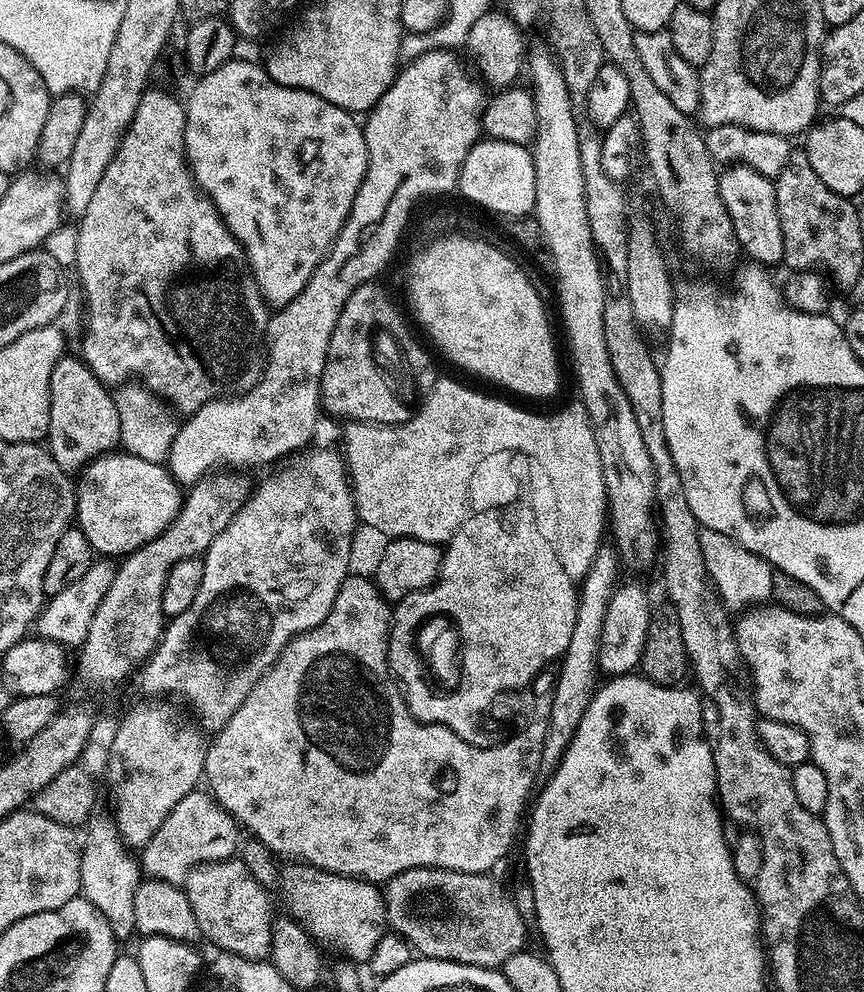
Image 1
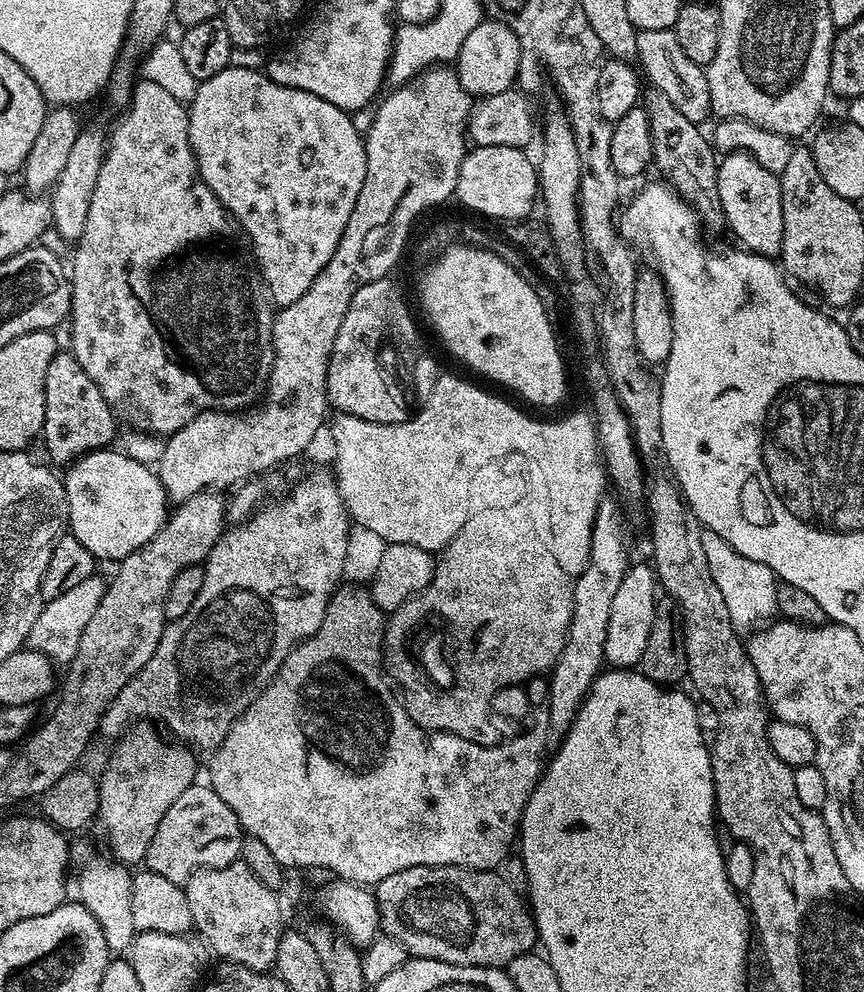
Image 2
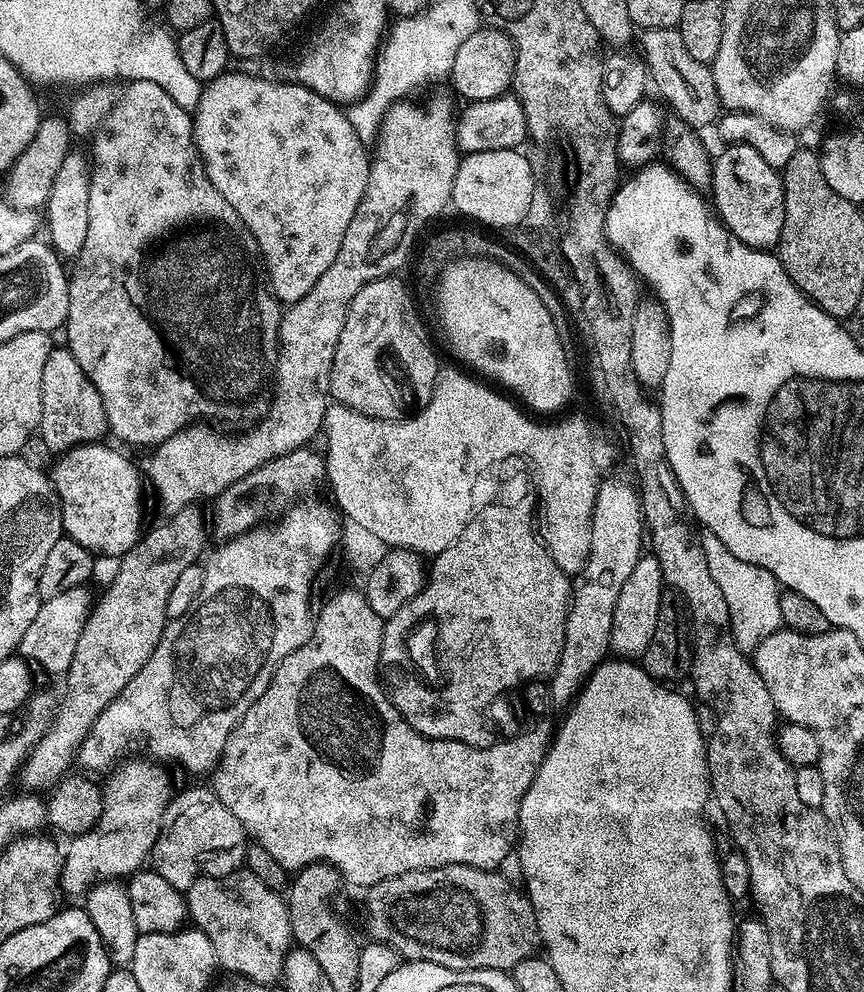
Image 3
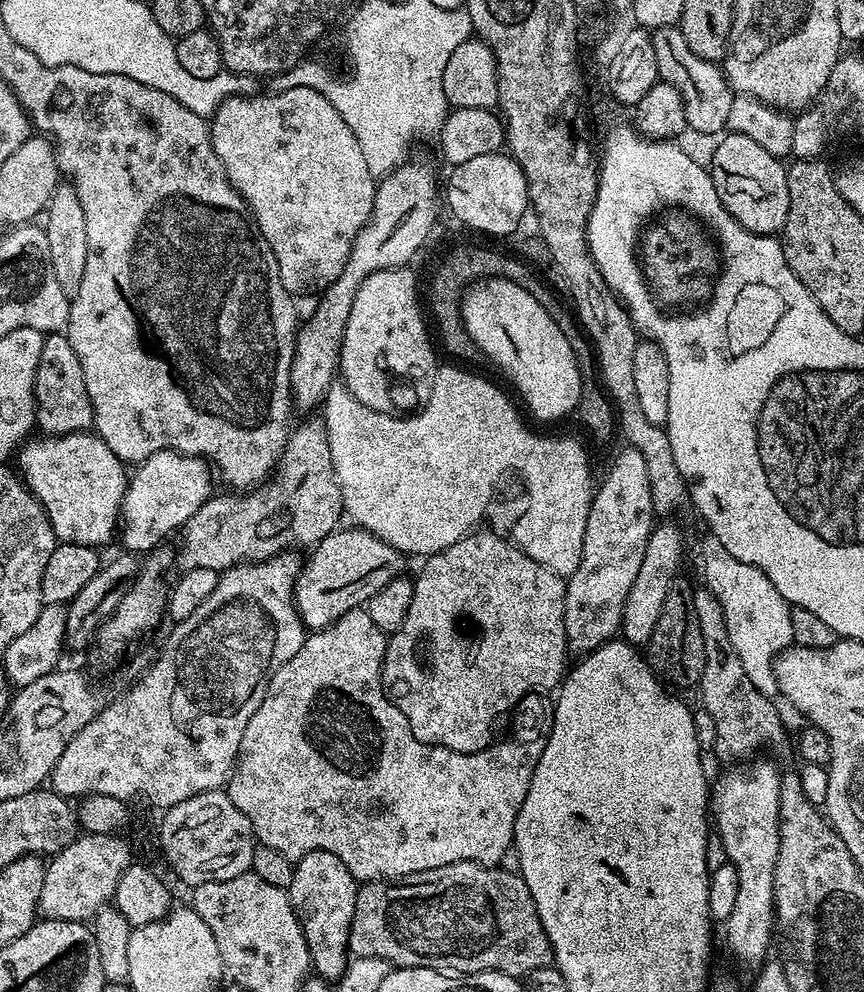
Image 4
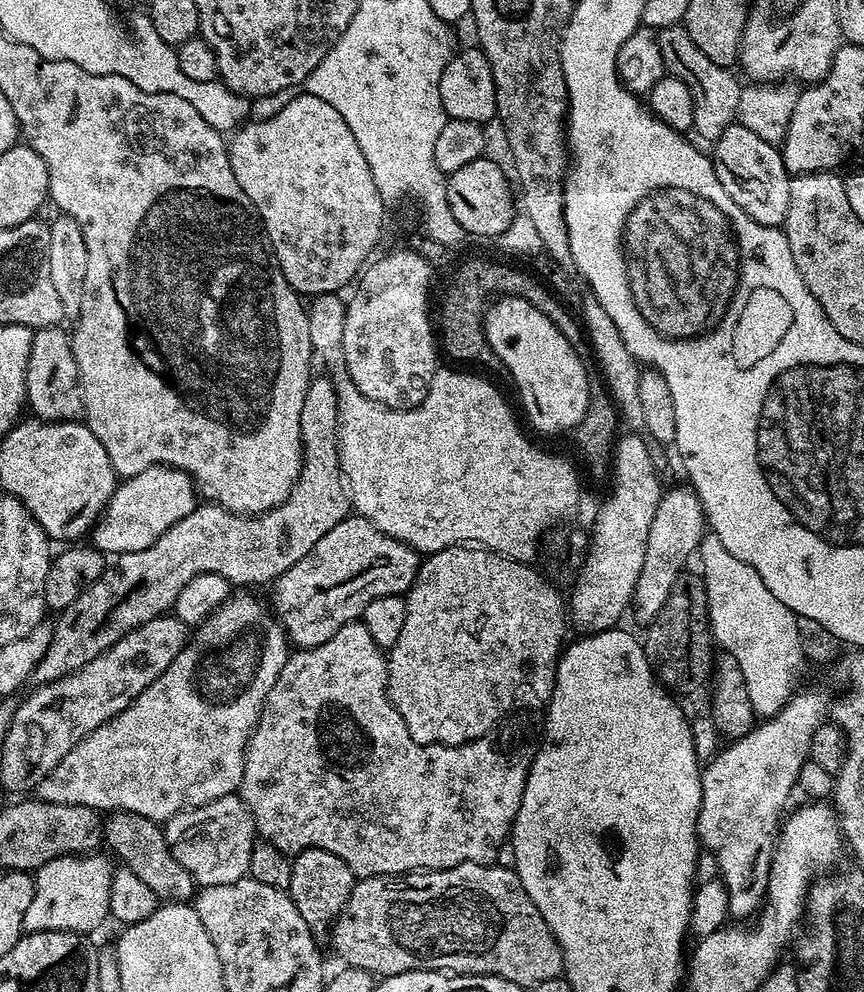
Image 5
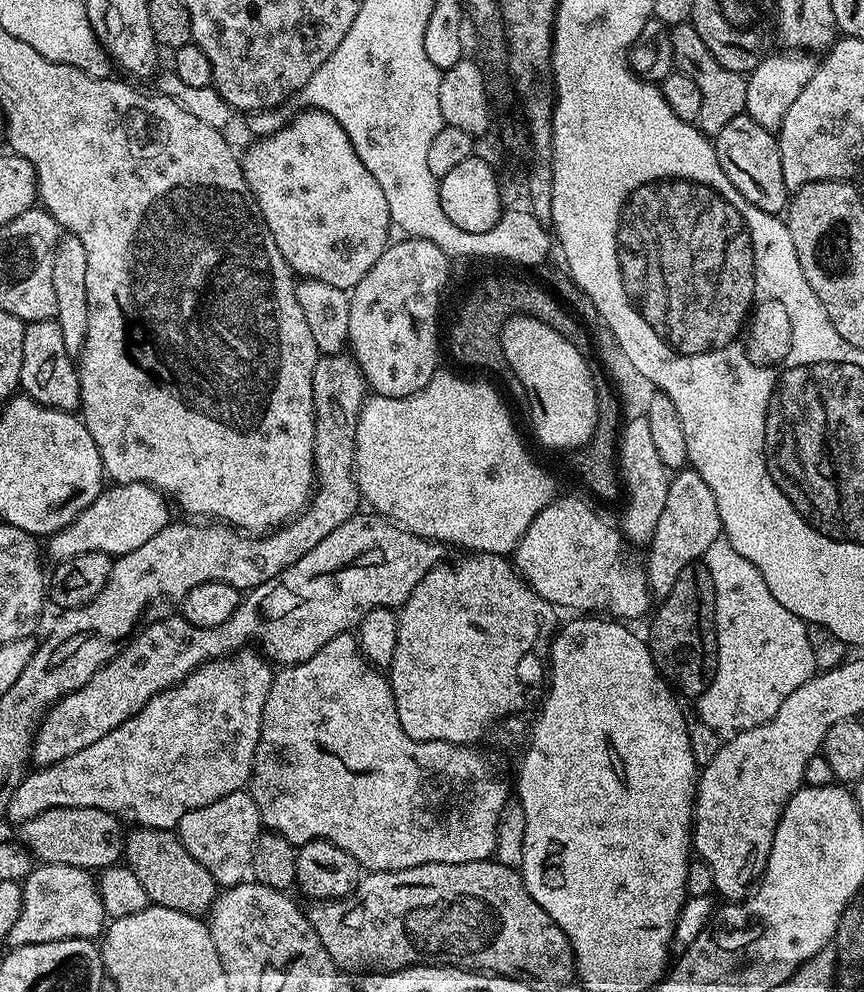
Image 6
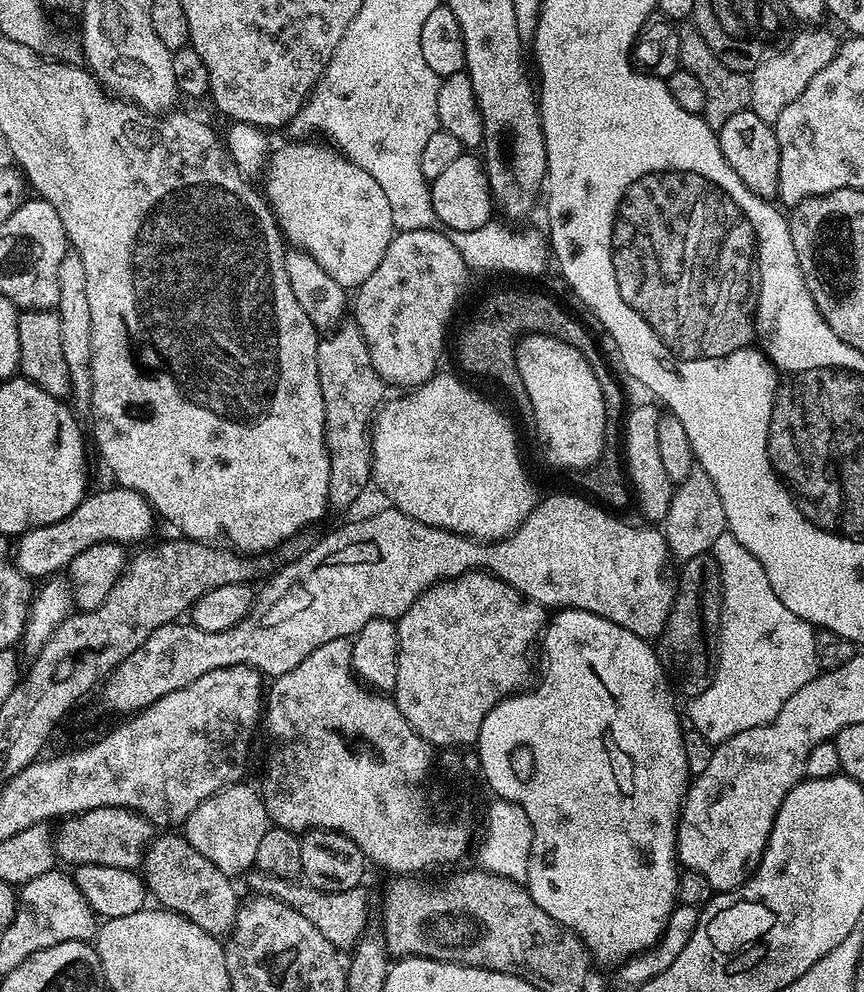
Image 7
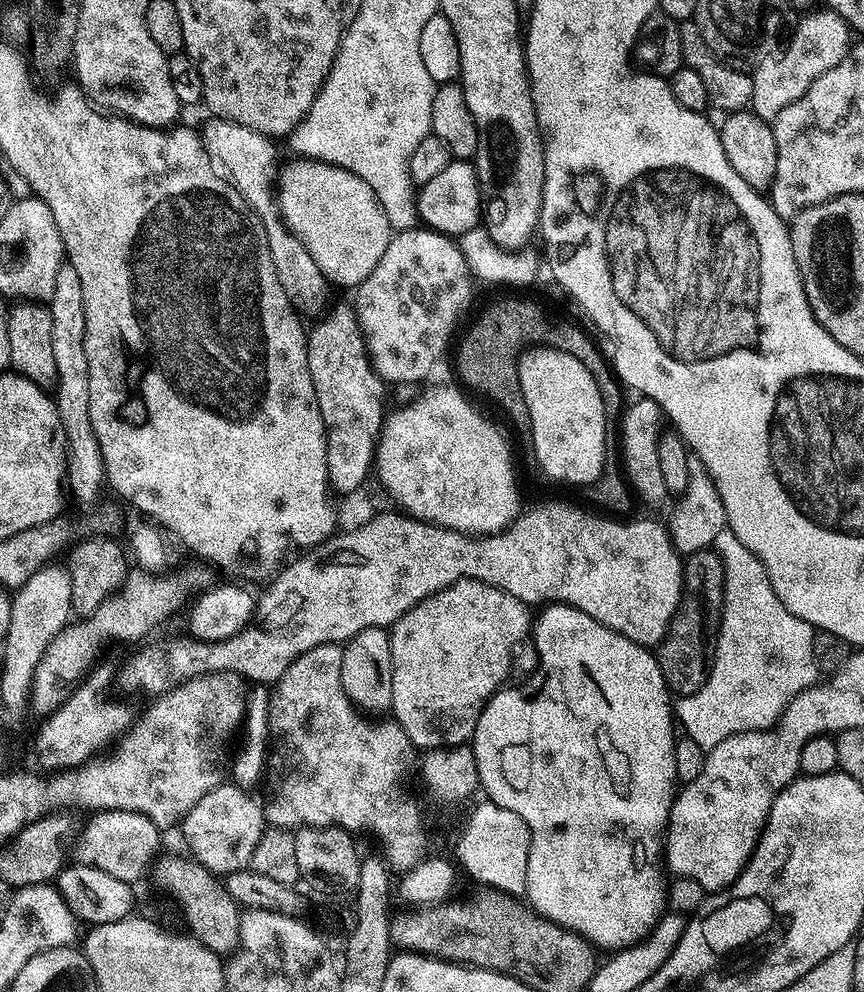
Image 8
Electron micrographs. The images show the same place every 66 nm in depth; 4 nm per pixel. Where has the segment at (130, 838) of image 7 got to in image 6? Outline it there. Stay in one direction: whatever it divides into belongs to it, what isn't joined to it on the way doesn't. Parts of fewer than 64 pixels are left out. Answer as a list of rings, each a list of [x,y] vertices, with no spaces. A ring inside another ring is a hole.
[[[51,808],[23,821],[19,825],[18,840],[40,864],[62,863],[63,866],[103,870],[113,867],[123,857],[126,832],[120,829],[119,822],[113,813],[97,808]]]

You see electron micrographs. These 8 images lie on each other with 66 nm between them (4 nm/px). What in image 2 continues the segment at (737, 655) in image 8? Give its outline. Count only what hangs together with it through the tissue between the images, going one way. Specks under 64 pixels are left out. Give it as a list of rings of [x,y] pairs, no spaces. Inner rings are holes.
[[[707,530],[702,531],[702,551],[710,566],[710,578],[714,578],[714,586],[718,586],[722,599],[726,601],[726,610],[730,610],[730,622],[737,633],[751,633],[777,615],[778,577],[772,573],[770,566],[762,566],[762,562],[754,562],[754,558],[738,554],[738,550],[734,550],[734,546],[726,542],[726,538],[718,538],[718,534]]]

